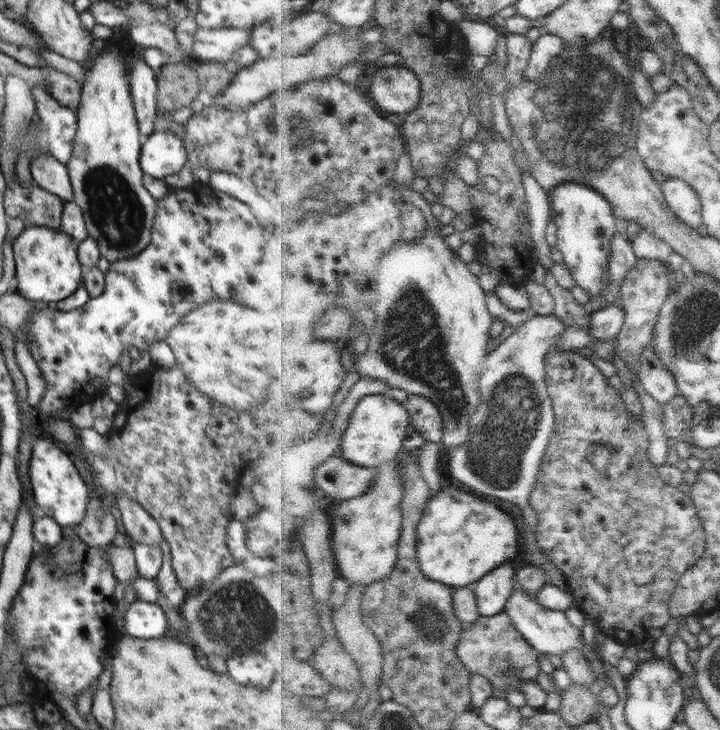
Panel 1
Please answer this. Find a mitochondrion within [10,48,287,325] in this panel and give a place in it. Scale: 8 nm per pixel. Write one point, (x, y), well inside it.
(115, 209)

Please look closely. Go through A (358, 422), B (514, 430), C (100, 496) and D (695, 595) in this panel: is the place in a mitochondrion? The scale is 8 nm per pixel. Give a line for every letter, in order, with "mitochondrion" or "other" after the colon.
A: other
B: mitochondrion
C: other
D: other

